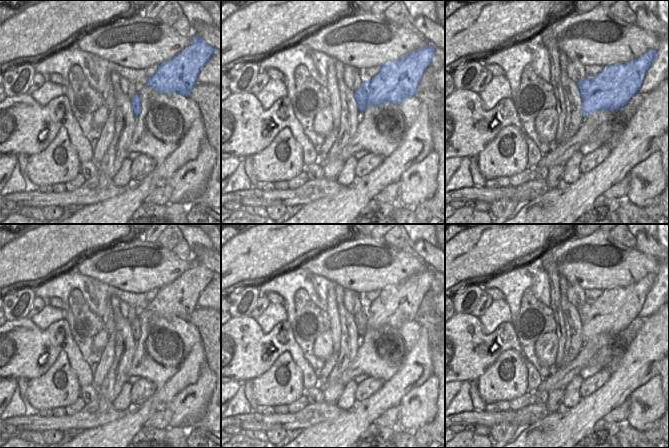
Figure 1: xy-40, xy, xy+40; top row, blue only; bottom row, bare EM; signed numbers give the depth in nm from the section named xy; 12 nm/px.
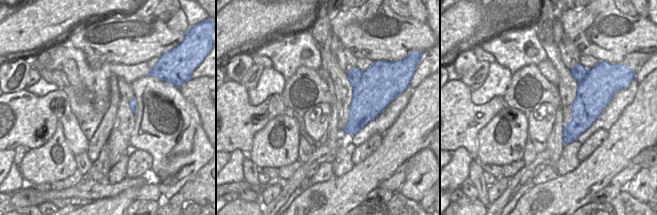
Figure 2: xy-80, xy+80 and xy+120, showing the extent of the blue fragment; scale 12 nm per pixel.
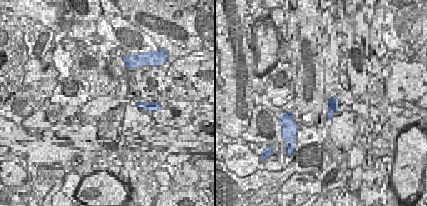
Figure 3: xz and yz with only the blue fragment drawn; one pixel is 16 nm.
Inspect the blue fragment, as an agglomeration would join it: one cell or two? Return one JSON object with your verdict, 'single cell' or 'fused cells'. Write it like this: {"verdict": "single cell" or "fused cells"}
{"verdict": "fused cells"}

